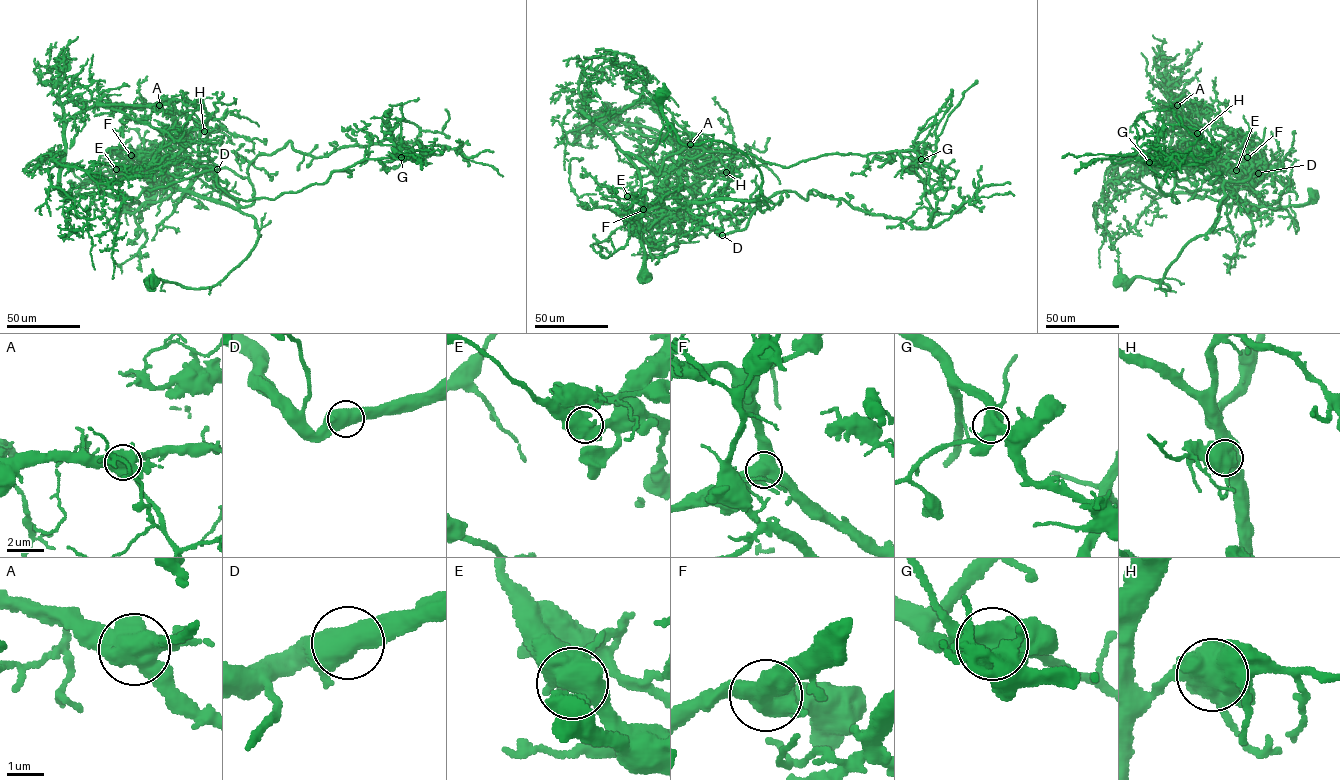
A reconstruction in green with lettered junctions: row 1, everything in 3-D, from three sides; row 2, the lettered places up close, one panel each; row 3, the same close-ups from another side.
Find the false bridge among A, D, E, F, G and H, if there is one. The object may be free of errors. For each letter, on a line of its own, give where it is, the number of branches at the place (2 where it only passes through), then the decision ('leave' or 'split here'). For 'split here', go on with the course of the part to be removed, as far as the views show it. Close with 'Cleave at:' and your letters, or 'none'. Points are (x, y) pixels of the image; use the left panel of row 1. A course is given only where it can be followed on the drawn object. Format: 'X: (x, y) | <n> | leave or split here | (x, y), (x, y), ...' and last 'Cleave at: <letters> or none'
A: (159, 105) | 4 | leave
D: (217, 169) | 3 | leave
E: (116, 169) | 4 | leave
F: (131, 155) | 4 | leave
G: (401, 157) | 4 | split here | (400, 157), (247, 201), (213, 170), (136, 198), (64, 196), (55, 165), (51, 184), (86, 220), (94, 269)
H: (204, 131) | 4 | leave
Cleave at: G

